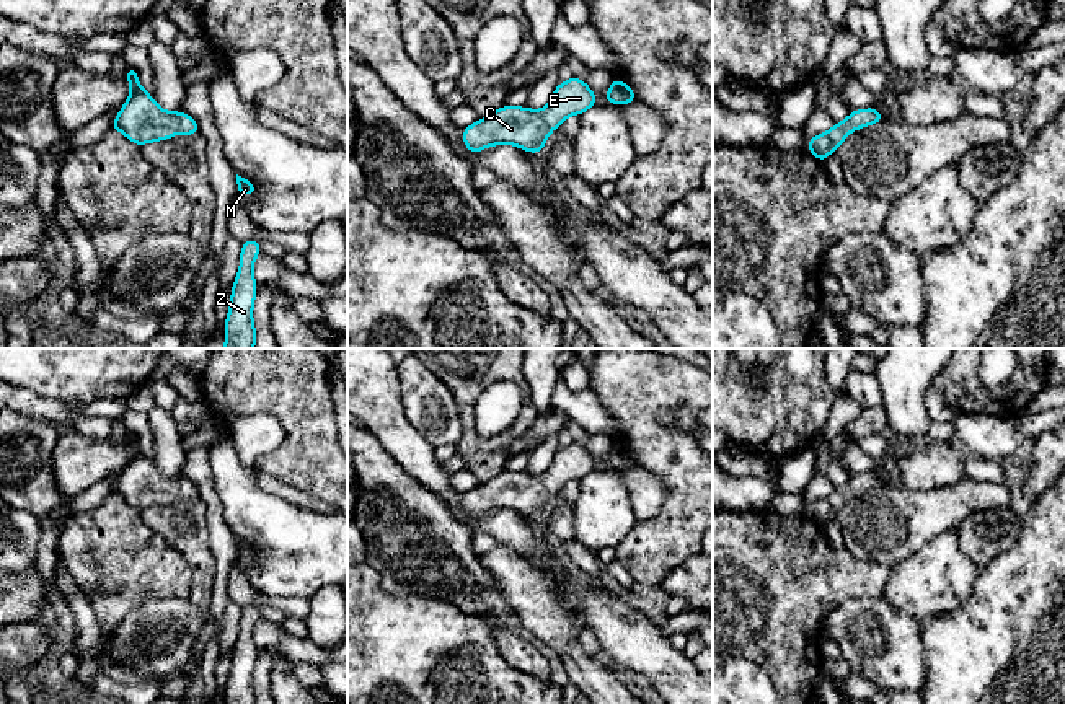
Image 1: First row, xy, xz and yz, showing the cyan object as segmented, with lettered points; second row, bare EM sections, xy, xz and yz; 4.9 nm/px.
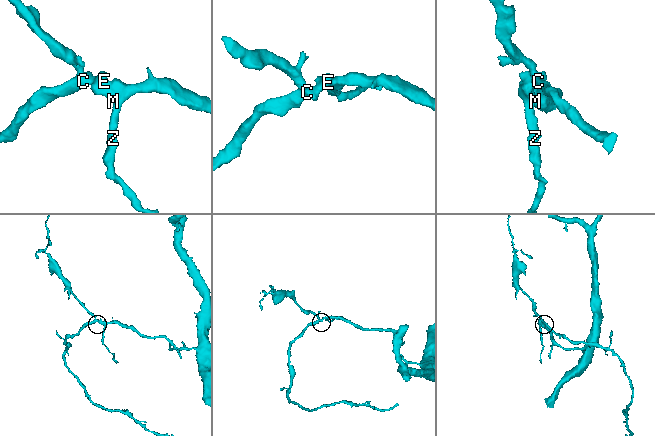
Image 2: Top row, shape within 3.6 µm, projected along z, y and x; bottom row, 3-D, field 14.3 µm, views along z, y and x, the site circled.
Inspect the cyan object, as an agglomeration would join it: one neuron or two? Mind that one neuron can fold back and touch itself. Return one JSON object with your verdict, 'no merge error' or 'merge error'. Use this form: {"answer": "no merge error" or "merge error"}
{"answer": "no merge error"}

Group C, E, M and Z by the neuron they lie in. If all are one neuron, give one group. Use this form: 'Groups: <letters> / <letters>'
Groups: C E M Z

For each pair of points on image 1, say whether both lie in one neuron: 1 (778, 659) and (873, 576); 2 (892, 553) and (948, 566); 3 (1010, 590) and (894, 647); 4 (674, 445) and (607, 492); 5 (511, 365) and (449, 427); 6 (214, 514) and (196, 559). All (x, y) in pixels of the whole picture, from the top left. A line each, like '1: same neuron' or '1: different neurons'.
1: same neuron
2: different neurons
3: different neurons
4: different neurons
5: different neurons
6: different neurons

